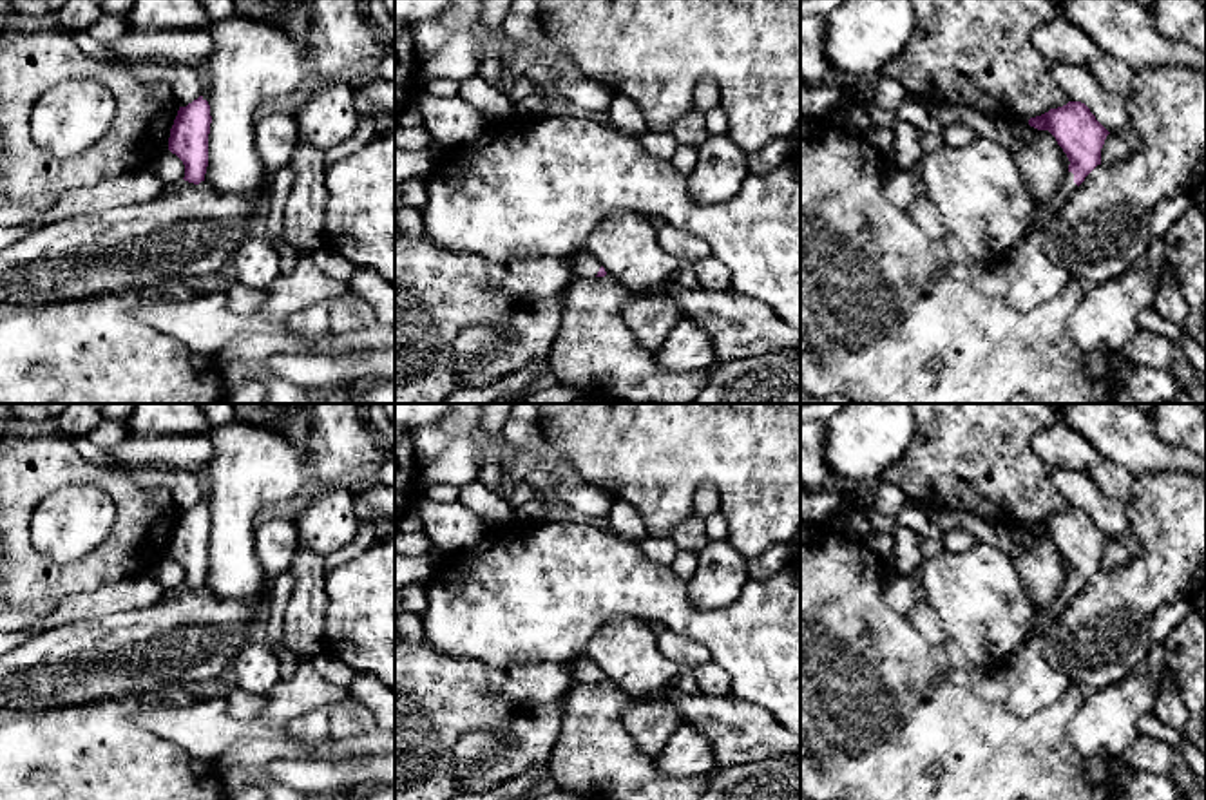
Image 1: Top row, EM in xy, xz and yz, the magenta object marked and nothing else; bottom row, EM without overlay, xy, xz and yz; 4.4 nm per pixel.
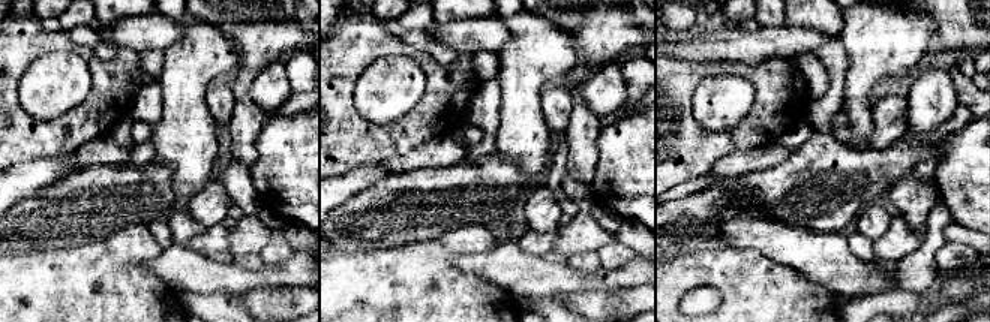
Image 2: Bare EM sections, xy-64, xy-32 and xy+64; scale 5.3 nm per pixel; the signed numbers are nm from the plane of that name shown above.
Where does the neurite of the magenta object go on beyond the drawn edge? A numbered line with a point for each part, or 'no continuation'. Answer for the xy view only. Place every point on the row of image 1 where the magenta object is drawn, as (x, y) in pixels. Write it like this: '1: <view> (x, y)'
1: xy (201, 69)

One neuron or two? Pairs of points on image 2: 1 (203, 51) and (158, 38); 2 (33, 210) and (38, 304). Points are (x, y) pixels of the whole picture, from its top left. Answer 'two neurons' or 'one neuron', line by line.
1: two neurons
2: two neurons

